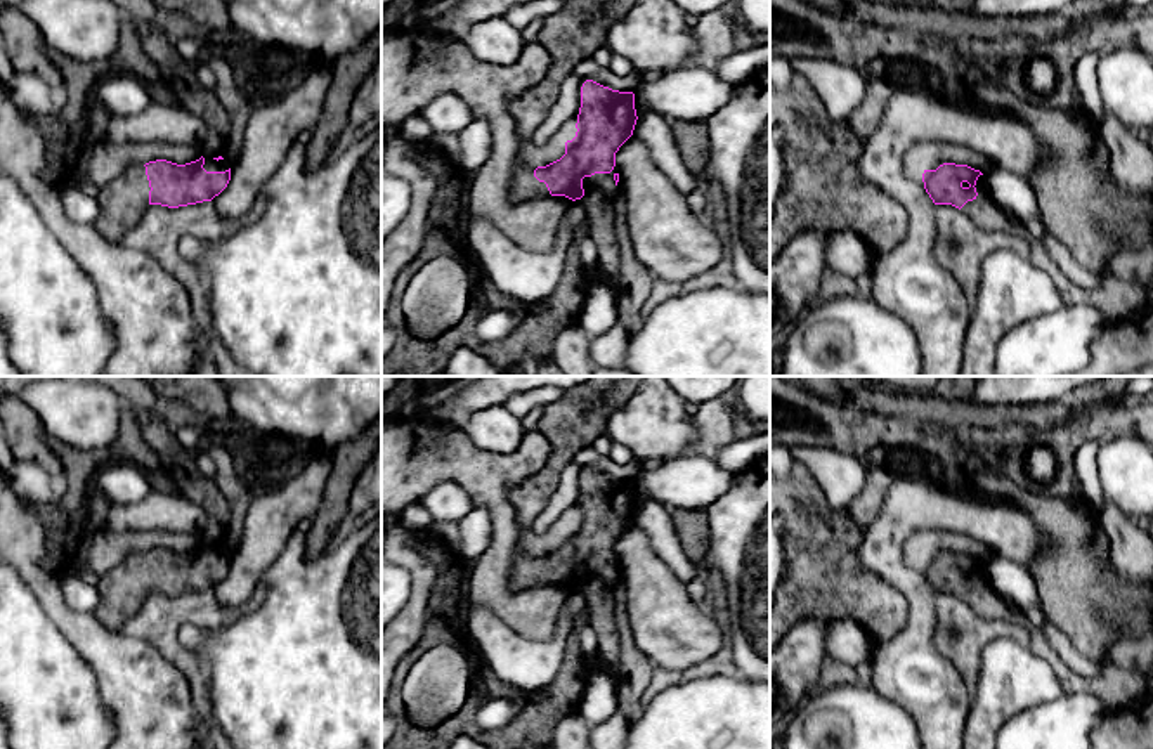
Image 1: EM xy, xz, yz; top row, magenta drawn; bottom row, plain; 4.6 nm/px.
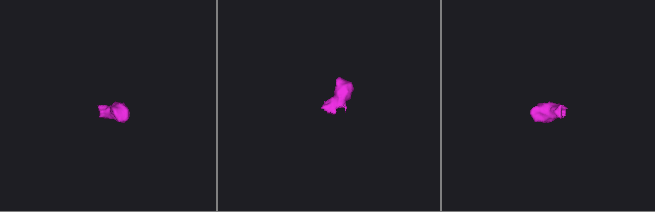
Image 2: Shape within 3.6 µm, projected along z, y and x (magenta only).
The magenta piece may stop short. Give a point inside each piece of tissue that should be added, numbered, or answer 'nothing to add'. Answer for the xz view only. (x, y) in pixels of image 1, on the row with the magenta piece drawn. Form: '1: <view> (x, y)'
1: xz (604, 182)

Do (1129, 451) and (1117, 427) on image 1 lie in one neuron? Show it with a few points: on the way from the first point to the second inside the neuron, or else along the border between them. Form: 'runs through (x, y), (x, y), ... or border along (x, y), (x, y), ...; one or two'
border along (1134, 434), (1119, 434), (1101, 444); two

